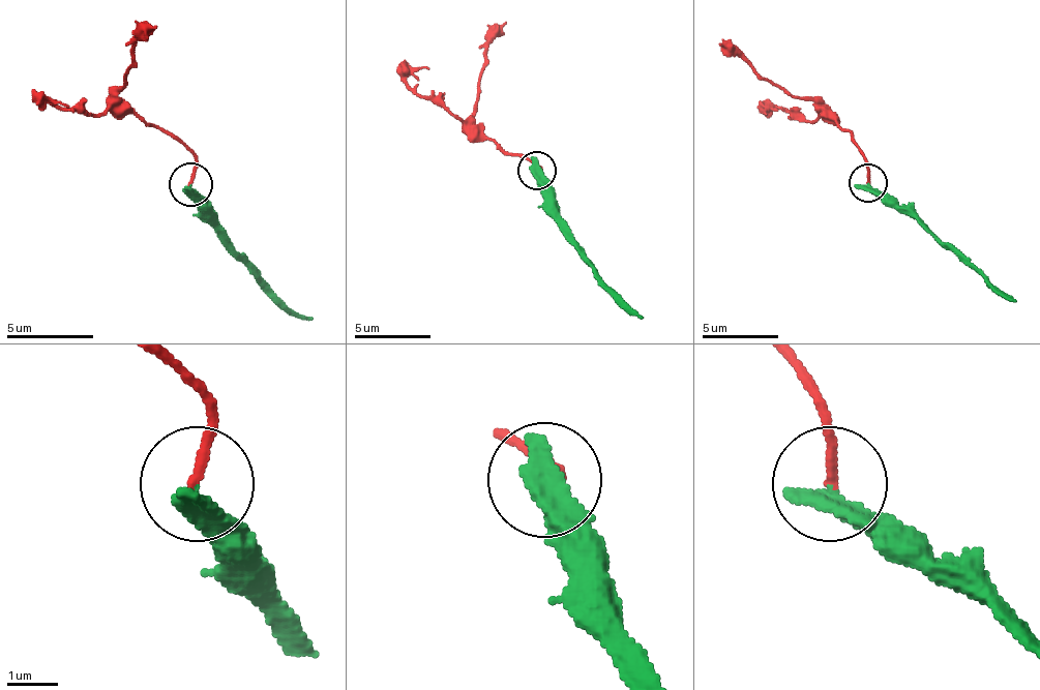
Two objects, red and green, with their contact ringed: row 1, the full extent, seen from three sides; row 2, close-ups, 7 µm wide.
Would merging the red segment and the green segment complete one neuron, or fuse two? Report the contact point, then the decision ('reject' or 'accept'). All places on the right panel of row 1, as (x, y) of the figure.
(868, 183) | accept

